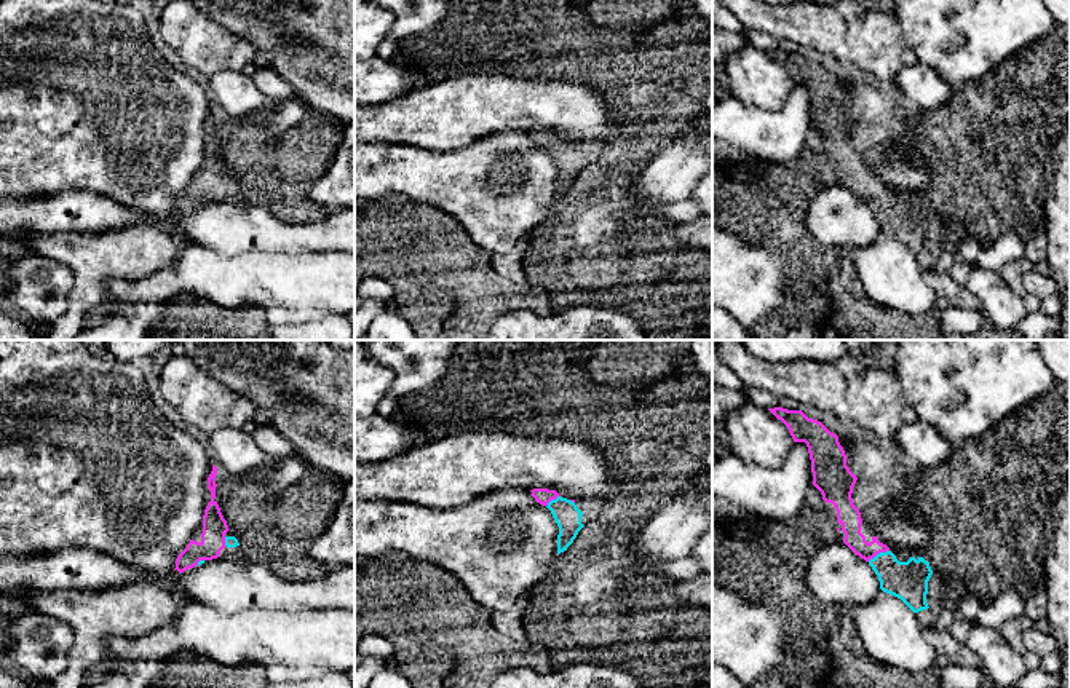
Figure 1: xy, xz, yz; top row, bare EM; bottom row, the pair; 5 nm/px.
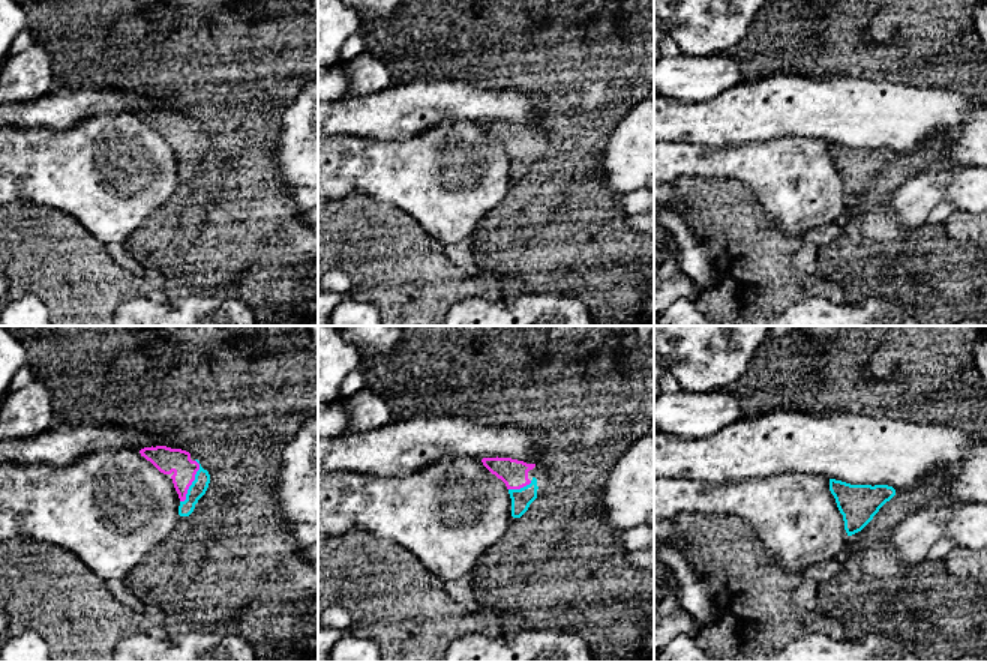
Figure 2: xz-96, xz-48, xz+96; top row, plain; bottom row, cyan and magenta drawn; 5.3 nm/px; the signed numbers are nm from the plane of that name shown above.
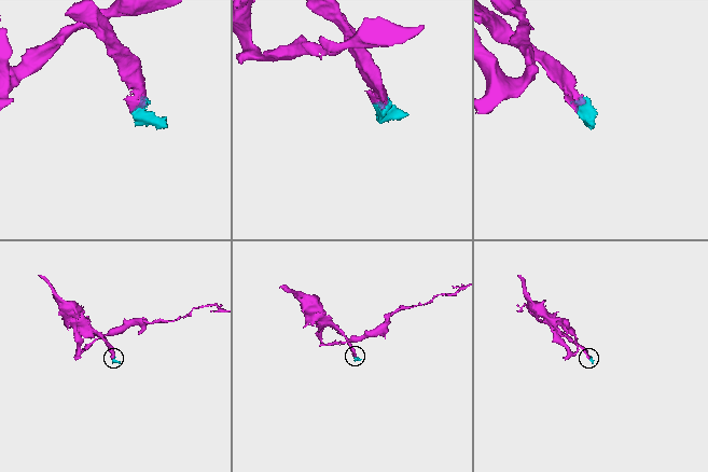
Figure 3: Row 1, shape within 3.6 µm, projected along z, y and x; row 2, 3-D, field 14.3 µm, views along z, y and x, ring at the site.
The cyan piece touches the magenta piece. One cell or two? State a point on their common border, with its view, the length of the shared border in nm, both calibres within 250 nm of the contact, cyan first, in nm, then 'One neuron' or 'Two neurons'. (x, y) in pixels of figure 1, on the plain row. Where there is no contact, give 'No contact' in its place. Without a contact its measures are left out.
Touches cyan at yz (877, 197). Shared border 130 nm. Thickness 190 nm (cyan) against 110 nm. One neuron

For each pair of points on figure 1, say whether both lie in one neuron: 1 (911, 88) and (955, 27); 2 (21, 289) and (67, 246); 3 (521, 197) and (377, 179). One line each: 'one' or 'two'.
1: two
2: two
3: one

